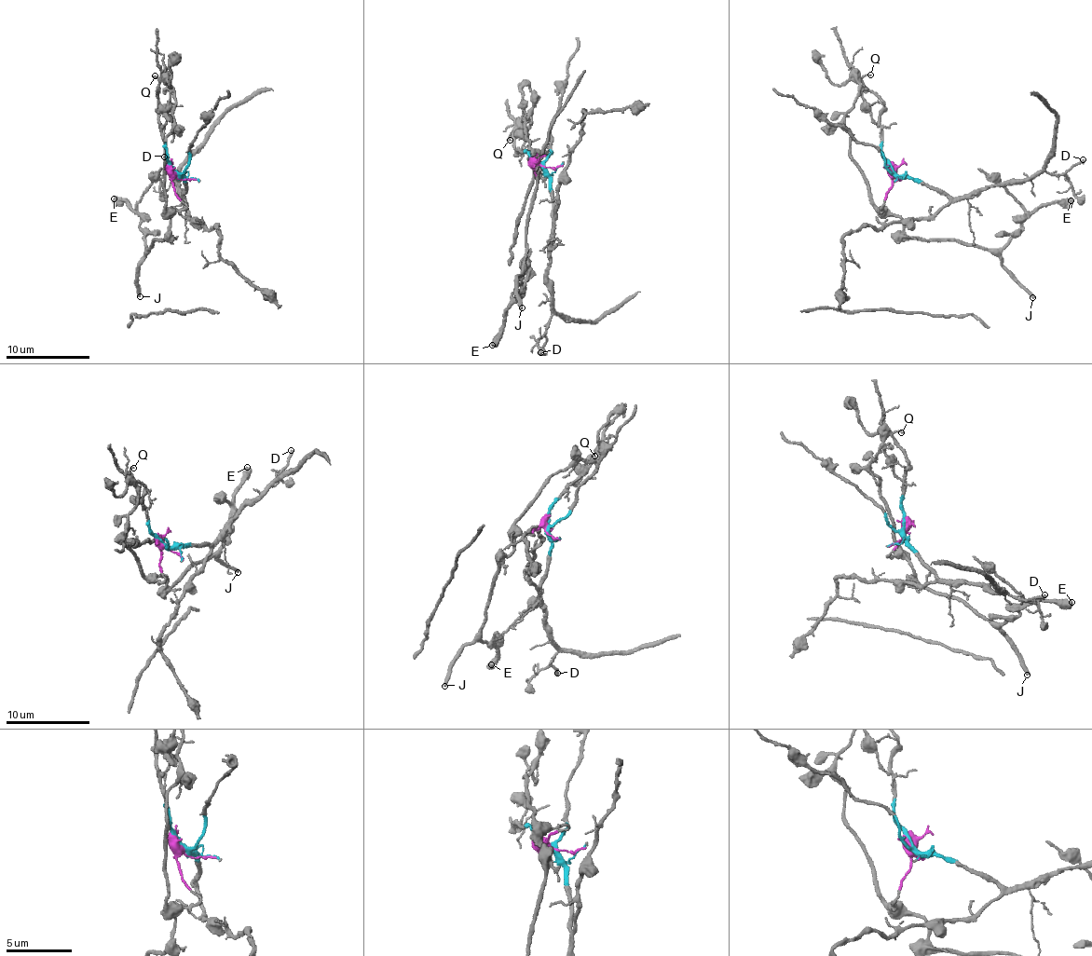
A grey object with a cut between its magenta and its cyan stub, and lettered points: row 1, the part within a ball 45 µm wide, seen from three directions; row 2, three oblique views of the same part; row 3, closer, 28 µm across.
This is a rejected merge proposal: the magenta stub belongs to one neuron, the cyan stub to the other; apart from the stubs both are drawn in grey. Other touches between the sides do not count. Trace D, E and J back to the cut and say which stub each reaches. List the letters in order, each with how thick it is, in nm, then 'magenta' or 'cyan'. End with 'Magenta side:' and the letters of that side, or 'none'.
D: calibre 220 nm; cyan
E: calibre 600 nm; magenta
J: calibre 320 nm; magenta
Magenta side: E, J

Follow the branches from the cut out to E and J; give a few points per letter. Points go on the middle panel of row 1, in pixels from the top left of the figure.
E: (539, 163), (551, 154), (535, 159), (522, 288), (492, 346)
J: (539, 163), (535, 163), (551, 154), (535, 159), (538, 172), (525, 263), (518, 276), (518, 304), (522, 307)

